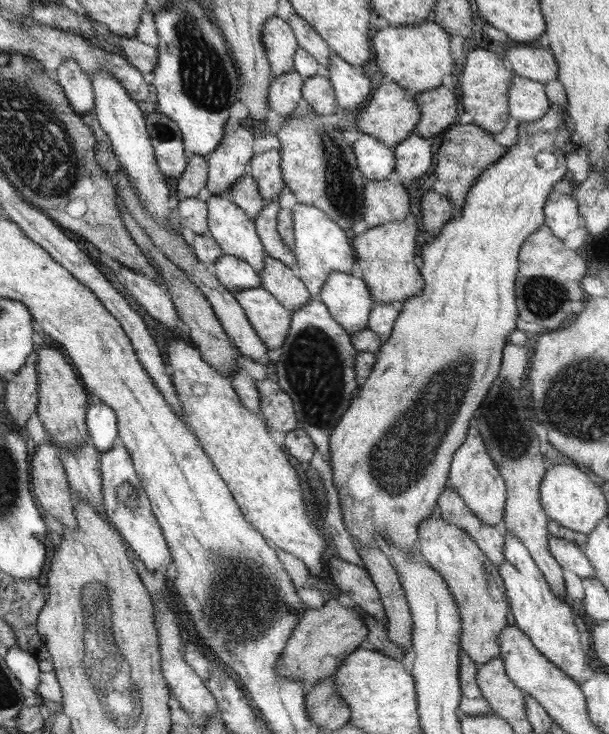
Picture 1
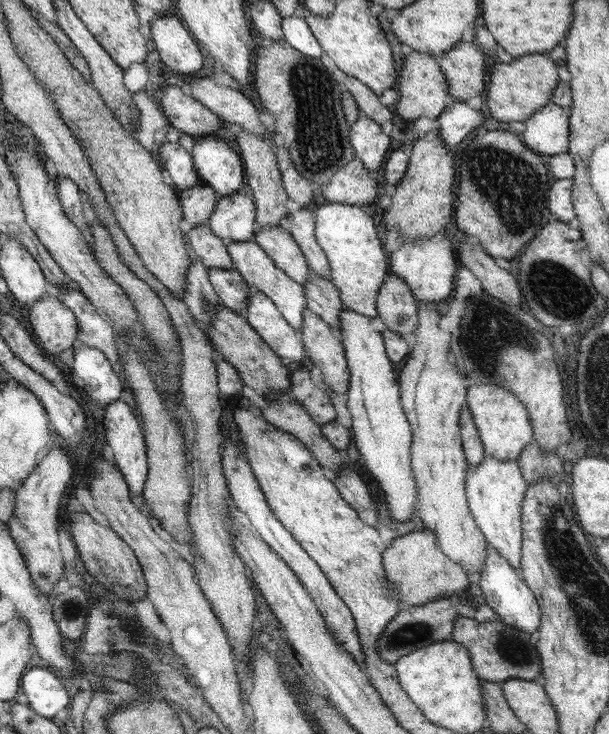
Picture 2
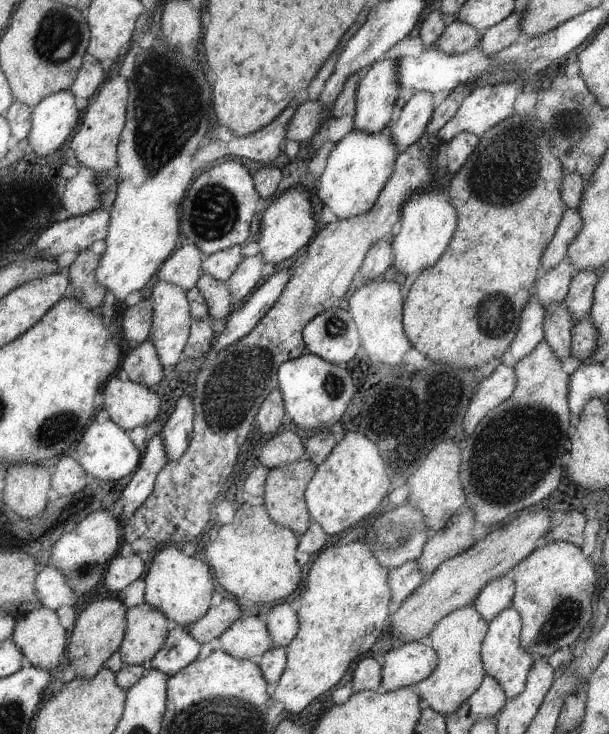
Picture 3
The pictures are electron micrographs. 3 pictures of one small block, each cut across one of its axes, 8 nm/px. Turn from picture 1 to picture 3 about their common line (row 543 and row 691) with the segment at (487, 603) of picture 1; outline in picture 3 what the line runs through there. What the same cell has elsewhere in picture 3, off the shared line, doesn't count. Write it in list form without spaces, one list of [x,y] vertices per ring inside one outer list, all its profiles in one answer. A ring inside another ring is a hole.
[[[473,605],[459,608],[439,620],[438,626],[430,634],[433,648],[439,654],[439,666],[432,676],[413,686],[423,696],[426,706],[444,716],[454,715],[479,690],[487,678],[482,652],[488,627],[484,616]]]

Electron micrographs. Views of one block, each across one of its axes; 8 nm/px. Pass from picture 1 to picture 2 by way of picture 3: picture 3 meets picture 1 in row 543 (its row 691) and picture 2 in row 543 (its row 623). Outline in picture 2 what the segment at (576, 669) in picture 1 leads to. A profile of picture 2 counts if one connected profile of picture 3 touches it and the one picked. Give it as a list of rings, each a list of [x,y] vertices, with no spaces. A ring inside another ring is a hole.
[[[485,455],[479,465],[469,465],[467,472],[467,502],[471,514],[483,531],[487,542],[498,549],[510,565],[519,570],[522,561],[522,515],[521,506],[530,483],[523,476],[522,468],[516,459],[502,461]]]

